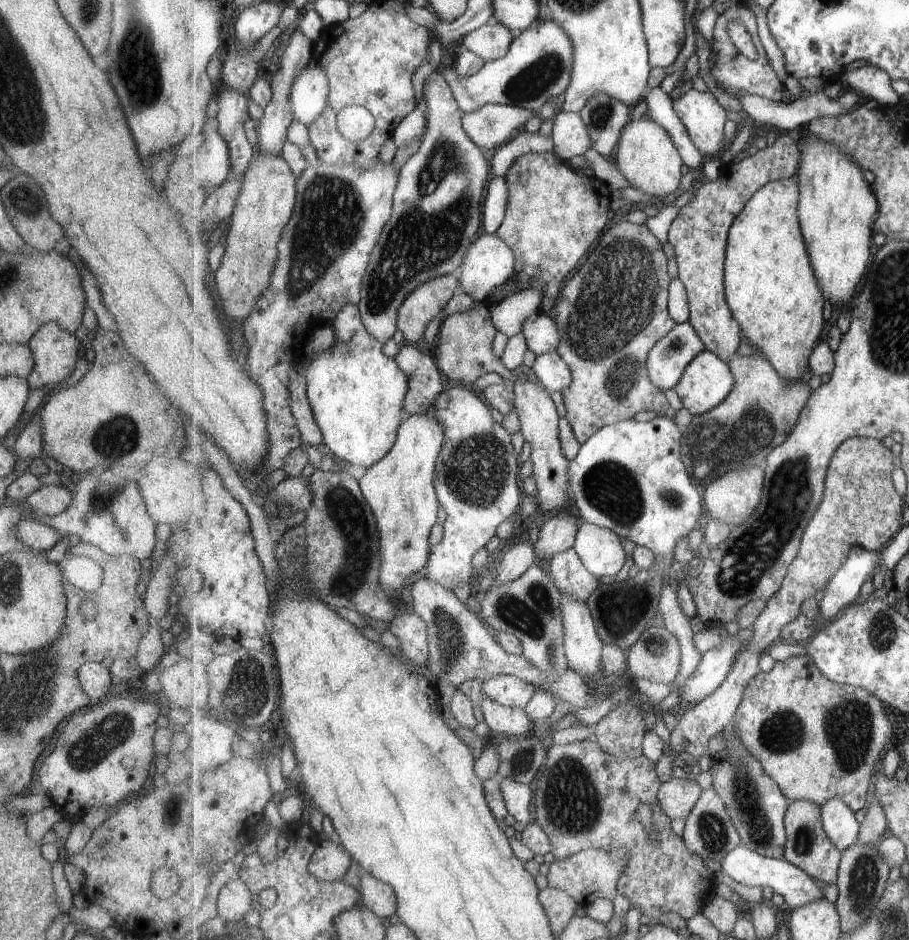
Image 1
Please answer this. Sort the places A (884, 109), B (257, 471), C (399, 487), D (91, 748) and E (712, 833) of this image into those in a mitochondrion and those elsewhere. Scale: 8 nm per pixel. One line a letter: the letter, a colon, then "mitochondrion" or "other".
A: other
B: other
C: other
D: mitochondrion
E: mitochondrion

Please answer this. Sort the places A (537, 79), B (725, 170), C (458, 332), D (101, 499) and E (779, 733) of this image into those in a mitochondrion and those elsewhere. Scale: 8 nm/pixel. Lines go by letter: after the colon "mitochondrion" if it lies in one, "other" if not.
A: mitochondrion
B: other
C: other
D: mitochondrion
E: mitochondrion

